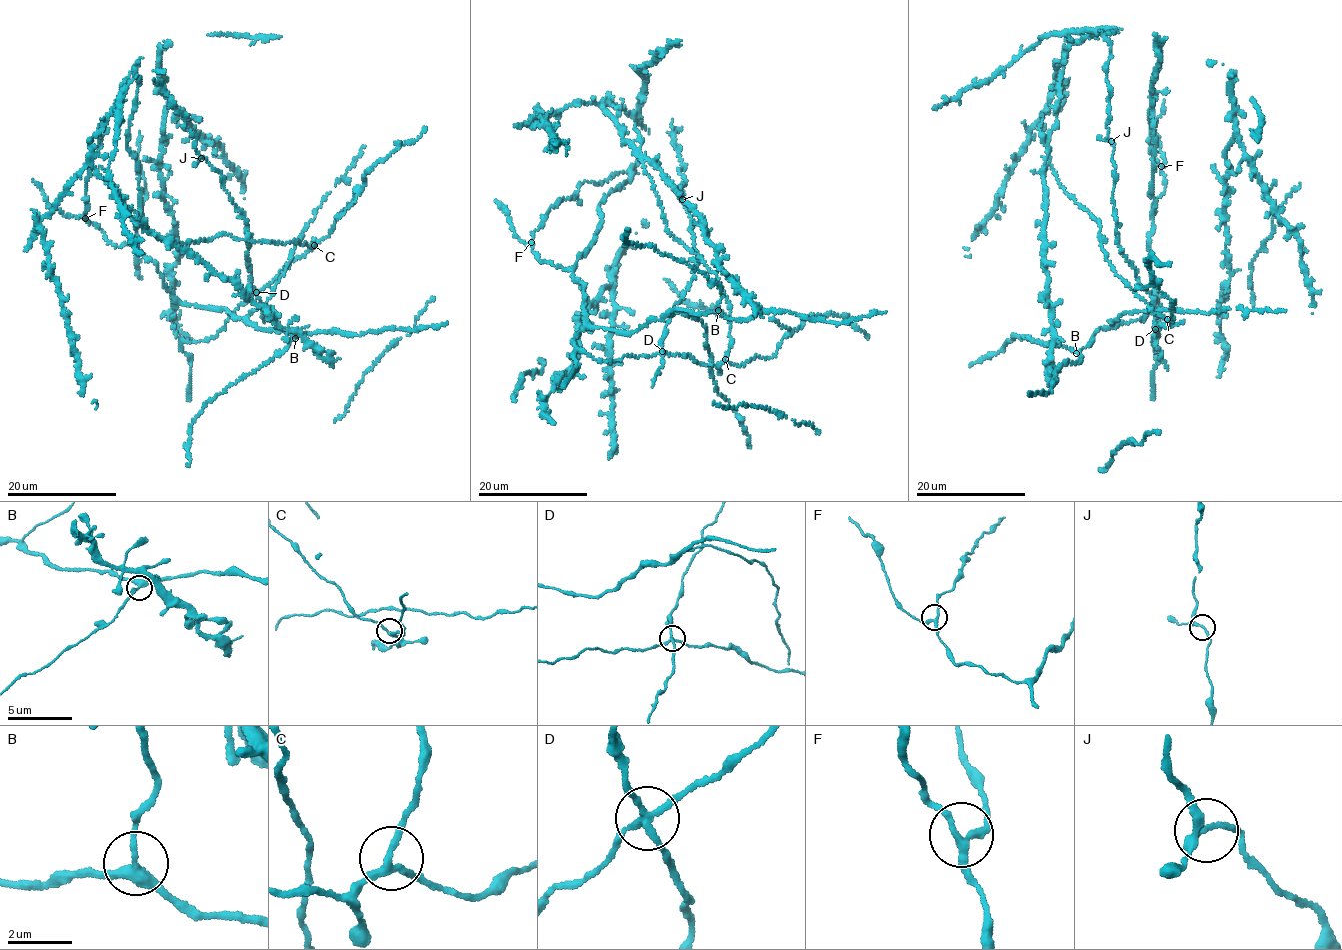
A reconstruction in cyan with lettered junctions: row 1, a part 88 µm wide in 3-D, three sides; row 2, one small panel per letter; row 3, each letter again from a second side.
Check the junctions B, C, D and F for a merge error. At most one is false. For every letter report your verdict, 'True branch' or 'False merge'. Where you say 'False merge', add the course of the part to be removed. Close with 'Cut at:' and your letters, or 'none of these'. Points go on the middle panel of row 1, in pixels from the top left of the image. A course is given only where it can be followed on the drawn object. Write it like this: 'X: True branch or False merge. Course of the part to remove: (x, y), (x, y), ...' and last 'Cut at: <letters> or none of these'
B: True branch
C: True branch
D: False merge. Course of the part to remove: (662, 351), (675, 304), (698, 260), (693, 221), (682, 199), (686, 182), (671, 120)
F: True branch
Cut at: D

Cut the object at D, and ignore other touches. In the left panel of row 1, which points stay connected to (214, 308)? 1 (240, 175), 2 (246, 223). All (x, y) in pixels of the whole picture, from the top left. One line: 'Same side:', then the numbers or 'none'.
Same side: 1

